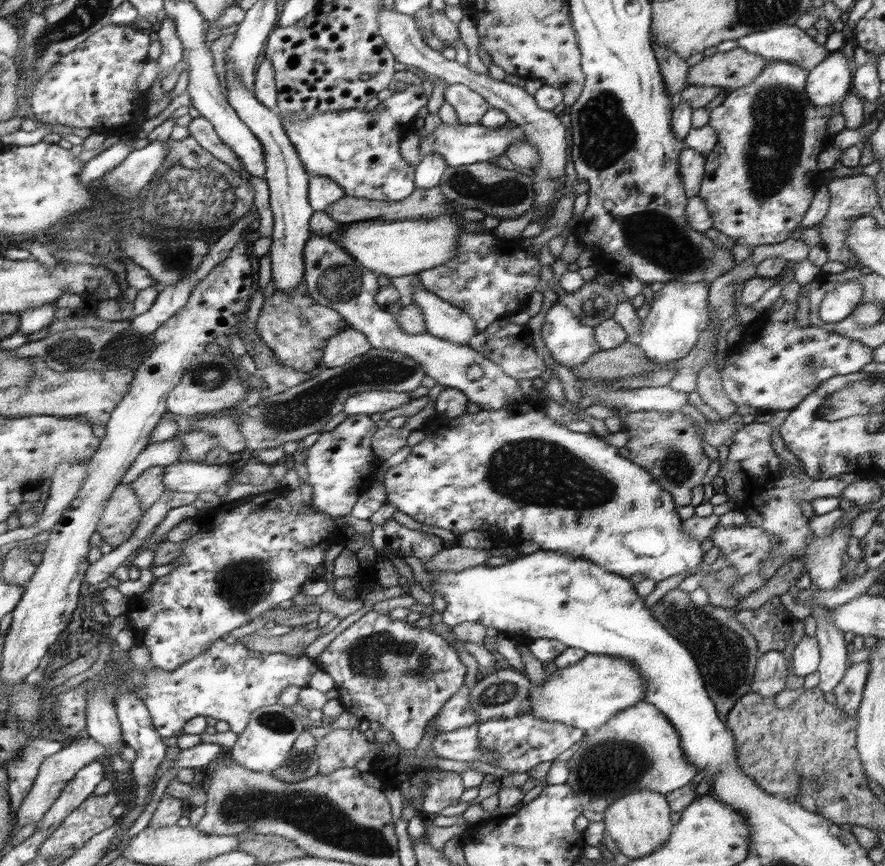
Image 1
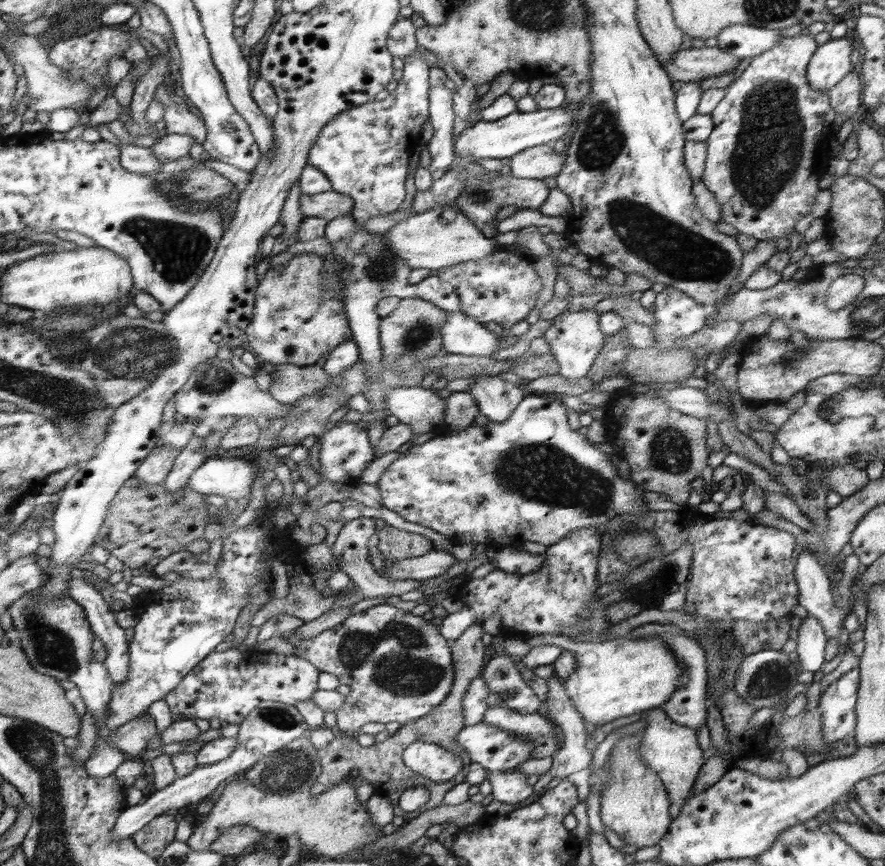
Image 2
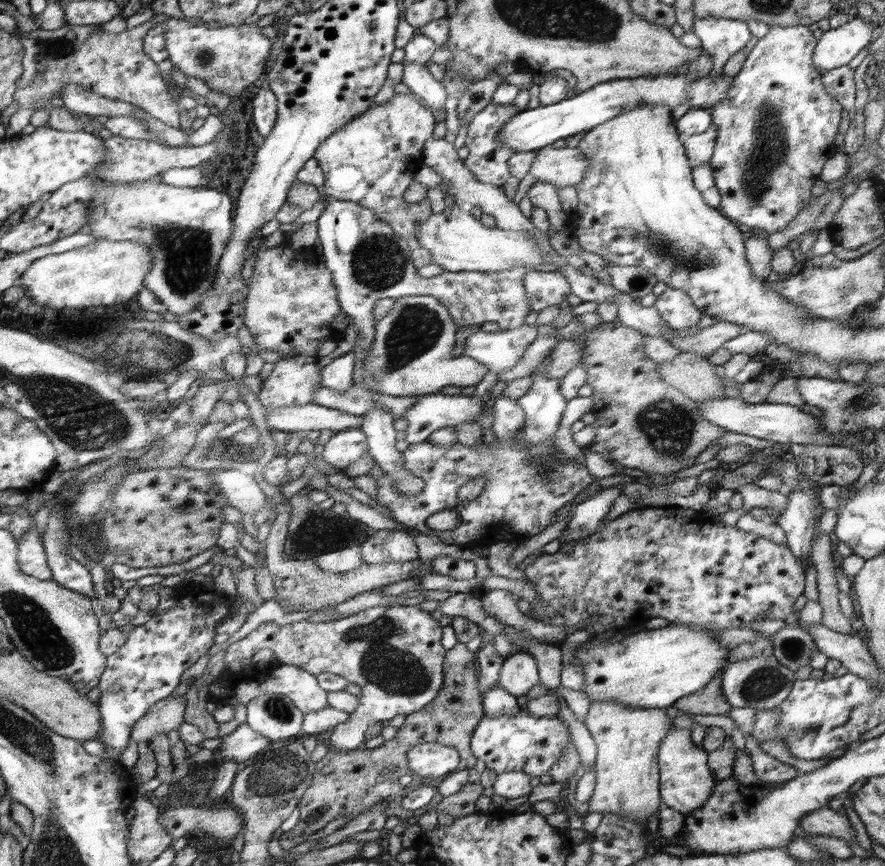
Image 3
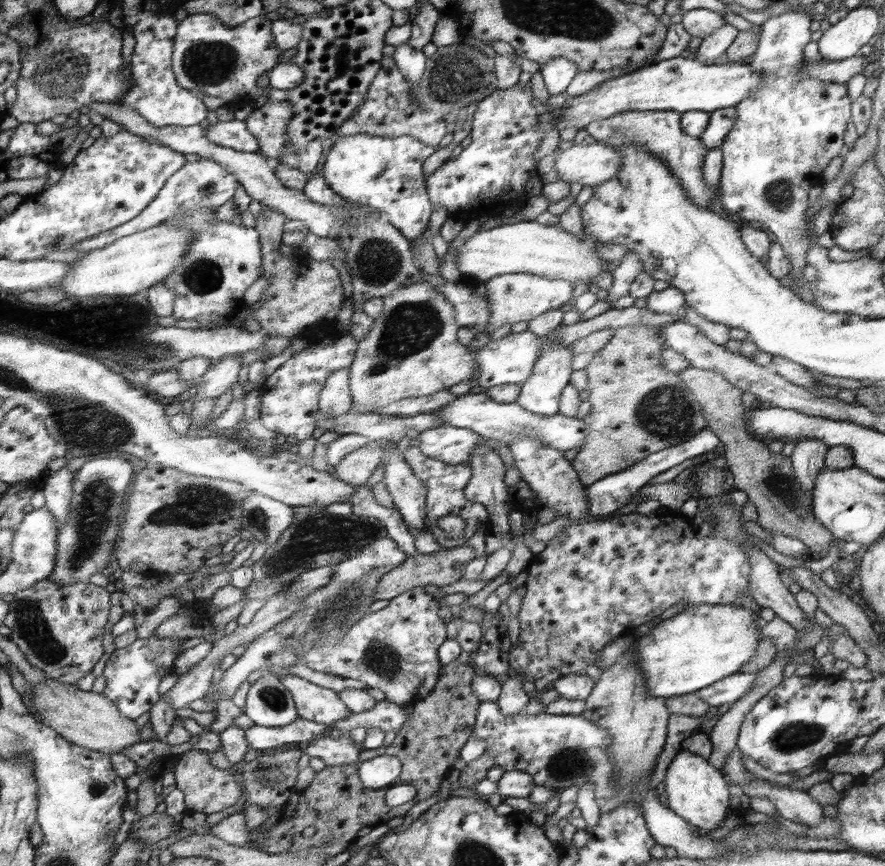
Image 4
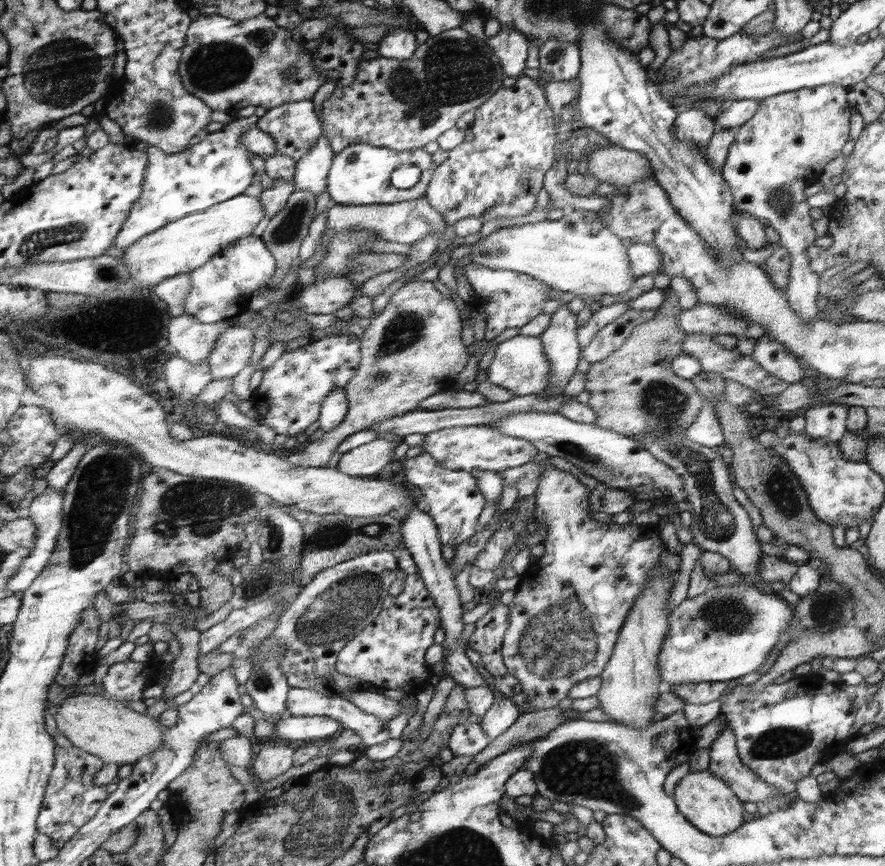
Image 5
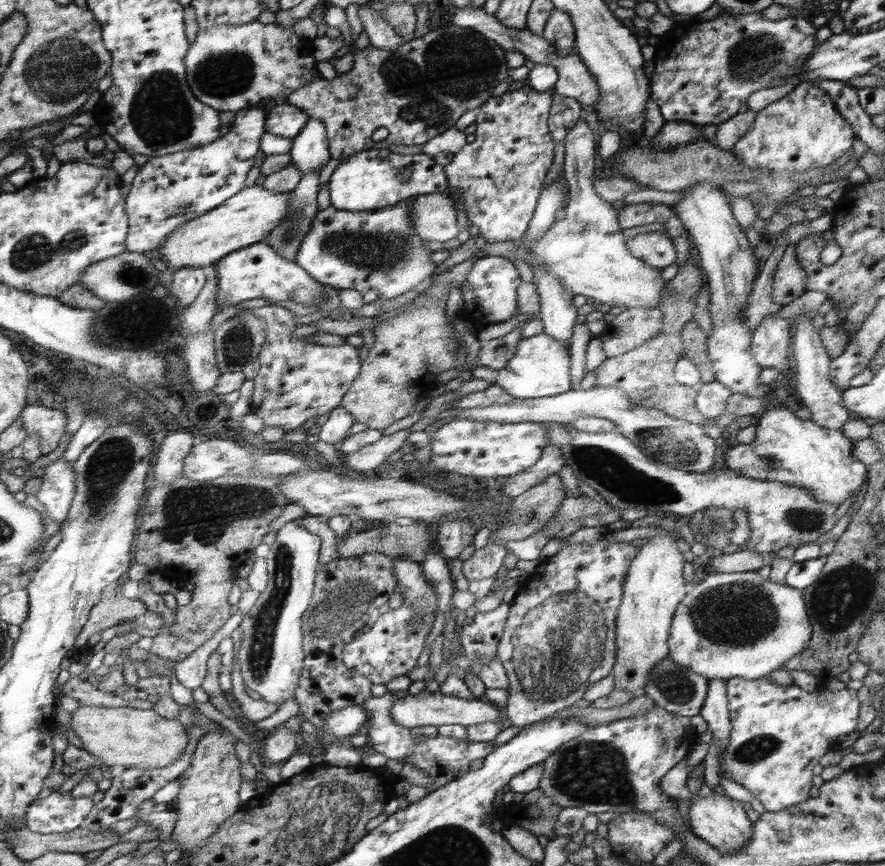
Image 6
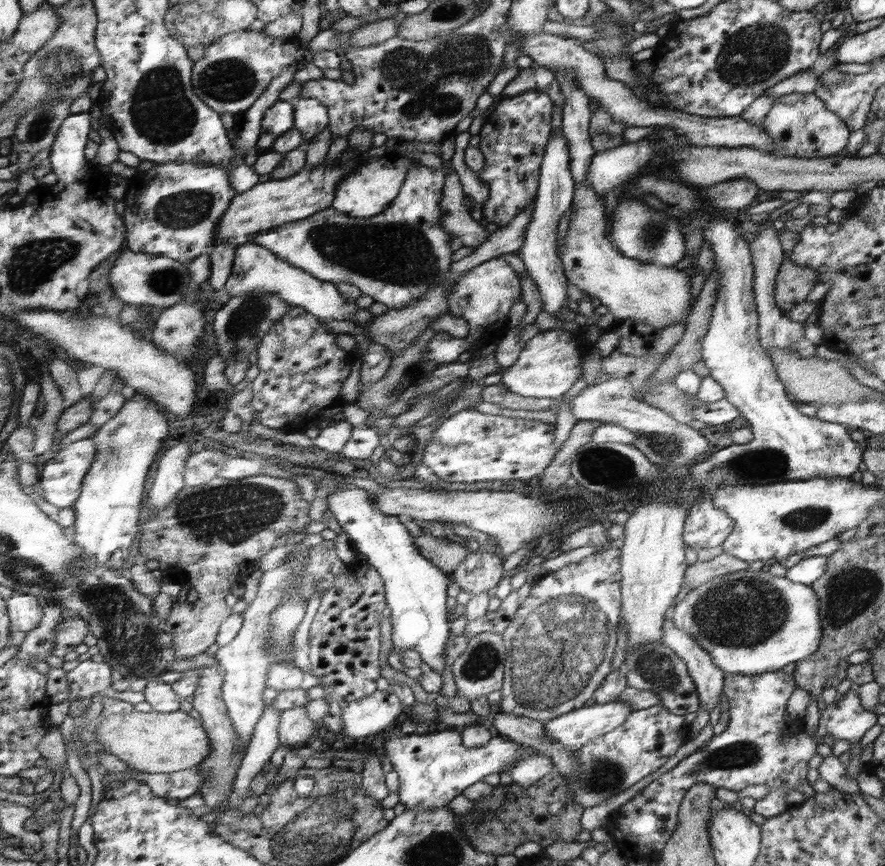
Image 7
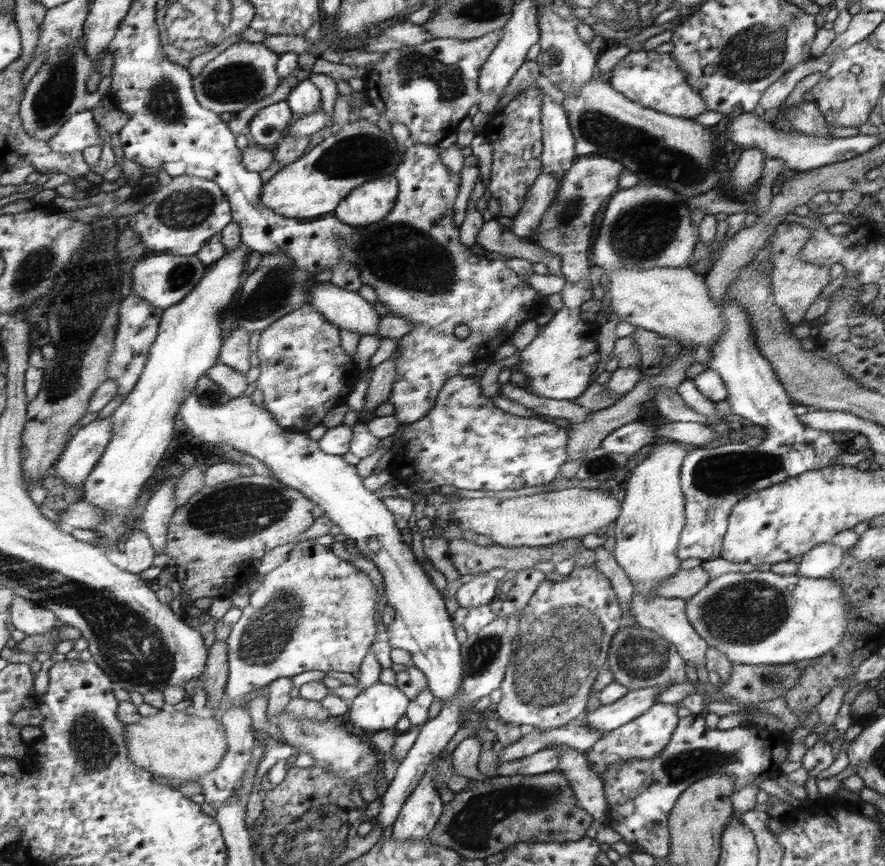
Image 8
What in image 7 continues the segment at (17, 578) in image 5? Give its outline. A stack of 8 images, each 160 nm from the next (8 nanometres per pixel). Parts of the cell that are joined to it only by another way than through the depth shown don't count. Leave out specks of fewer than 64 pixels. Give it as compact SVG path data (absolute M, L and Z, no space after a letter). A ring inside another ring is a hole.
M92 437L72 442L45 462L40 474L43 497L58 508L72 507L80 496L86 473L96 454Z

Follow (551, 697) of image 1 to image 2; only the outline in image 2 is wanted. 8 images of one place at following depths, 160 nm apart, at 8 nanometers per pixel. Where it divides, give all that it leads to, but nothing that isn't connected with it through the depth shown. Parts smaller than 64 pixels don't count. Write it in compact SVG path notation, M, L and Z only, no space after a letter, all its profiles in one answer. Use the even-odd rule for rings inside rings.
M558 633L524 634L522 637L530 648L549 644L574 653L576 669L568 679L562 680L564 690L582 720L596 727L618 718L662 708L686 681L679 658L669 651L671 648L662 639L618 637L599 643L585 643Z

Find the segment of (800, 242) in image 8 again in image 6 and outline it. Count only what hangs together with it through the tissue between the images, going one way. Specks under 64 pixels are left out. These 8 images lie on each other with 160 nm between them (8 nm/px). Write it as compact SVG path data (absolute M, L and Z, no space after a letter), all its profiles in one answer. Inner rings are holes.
M795 244L787 246L773 275L772 300L780 306L790 304L807 290L806 272L798 265L795 250Z

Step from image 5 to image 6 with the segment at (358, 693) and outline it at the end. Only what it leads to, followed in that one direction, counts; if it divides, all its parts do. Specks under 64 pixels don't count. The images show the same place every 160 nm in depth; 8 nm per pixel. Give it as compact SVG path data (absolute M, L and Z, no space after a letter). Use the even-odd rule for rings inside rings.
M425 688L415 696L406 696L394 701L390 716L395 724L400 724L408 729L424 726L443 726L446 724L460 724L462 726L472 726L484 722L505 720L505 714L501 707L490 703L488 700L464 700L452 696L444 696L440 692L430 692Z

